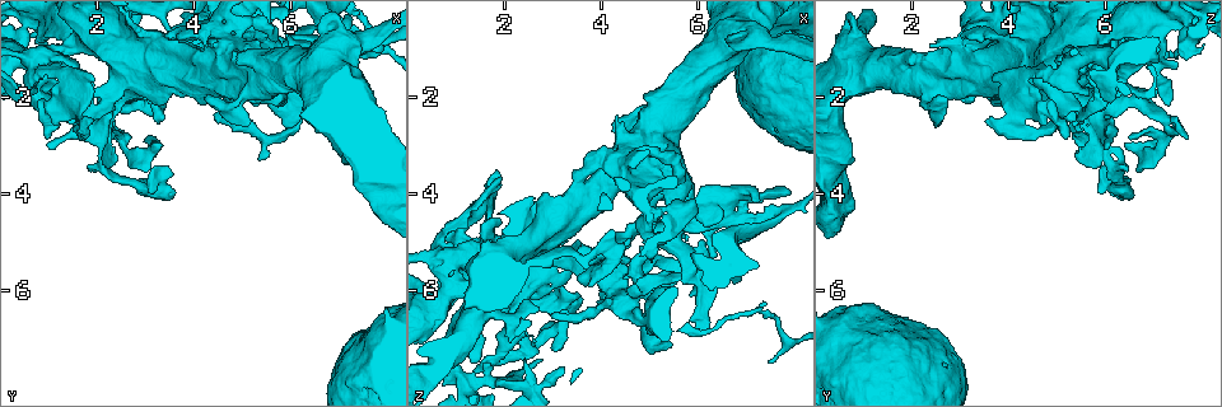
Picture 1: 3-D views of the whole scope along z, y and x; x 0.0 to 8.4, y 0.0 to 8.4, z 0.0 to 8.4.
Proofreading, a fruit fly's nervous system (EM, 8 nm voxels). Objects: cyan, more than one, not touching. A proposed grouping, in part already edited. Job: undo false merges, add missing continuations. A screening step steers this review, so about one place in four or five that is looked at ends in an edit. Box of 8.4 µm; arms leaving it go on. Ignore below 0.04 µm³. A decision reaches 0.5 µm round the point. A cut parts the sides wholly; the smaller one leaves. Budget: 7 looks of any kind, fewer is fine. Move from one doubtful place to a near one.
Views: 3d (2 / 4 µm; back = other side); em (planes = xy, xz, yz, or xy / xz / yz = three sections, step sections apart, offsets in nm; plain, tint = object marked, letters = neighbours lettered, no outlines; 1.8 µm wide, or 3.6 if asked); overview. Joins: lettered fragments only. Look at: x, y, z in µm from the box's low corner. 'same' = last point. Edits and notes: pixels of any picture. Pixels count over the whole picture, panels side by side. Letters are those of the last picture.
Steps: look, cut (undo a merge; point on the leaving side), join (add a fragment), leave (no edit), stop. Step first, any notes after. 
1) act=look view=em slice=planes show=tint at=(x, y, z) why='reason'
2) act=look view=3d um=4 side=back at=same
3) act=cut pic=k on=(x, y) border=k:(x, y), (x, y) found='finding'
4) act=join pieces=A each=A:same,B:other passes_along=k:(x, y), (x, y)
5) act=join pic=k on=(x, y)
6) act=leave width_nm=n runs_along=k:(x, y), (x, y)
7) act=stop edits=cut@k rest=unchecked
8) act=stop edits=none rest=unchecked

act=look view=em slice=planes show=tint at=(7.55, 0.80, 0.85) why='thick turns thin'

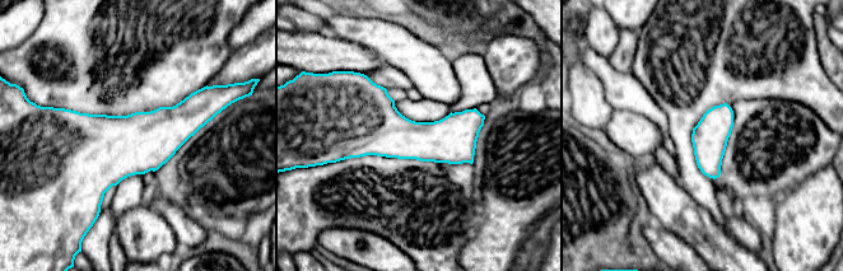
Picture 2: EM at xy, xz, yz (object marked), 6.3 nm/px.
act=look view=em slice=planes show=letters at=same

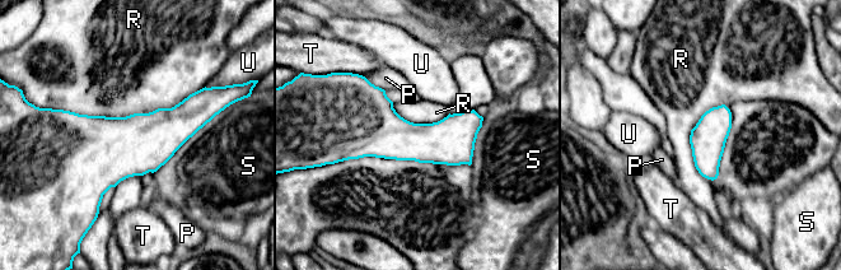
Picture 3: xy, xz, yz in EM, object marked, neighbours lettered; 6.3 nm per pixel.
act=leave longest_contact=R:1000nm each=P:other,R:other,S:other,T:other,U:other border=3:(205, 87), (125, 116), (48, 108) found='one cell here'

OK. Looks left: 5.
act=look view=3d um=2 at=(2.80, 1.20, 7.40) why='tapers out'

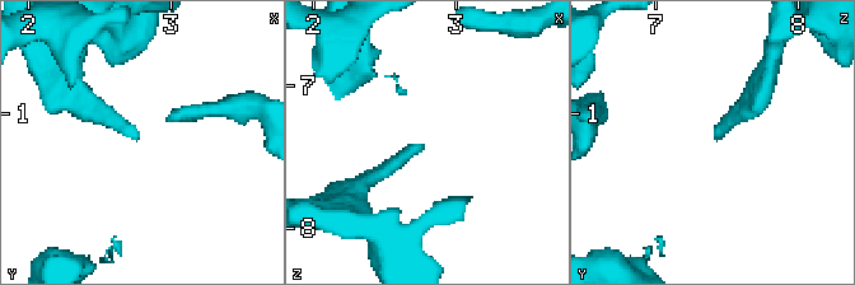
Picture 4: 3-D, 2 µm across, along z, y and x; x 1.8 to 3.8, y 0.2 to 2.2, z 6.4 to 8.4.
act=look view=em slice=planes show=letters at=(2.74, 1.16, 7.42)

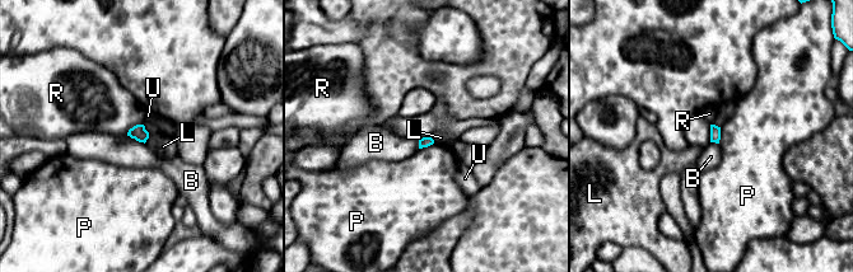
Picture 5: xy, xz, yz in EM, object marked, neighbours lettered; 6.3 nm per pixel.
act=leave longest_contact=B:130nm each=B:other,L:other,P:other,R:other,U:other border=5:(126, 135), (144, 144) found='no lettered fragment goes on from it'

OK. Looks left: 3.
act=look view=3d um=2 side=back at=(0.95, 1.10, 5.85) why='four or more arms meet'

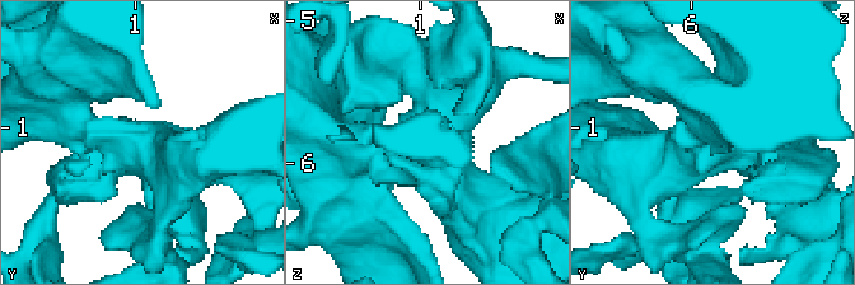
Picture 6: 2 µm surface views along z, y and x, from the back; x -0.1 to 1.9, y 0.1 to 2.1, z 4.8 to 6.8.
act=look view=em slice=planes show=letters at=(0.96, 1.12, 5.88)

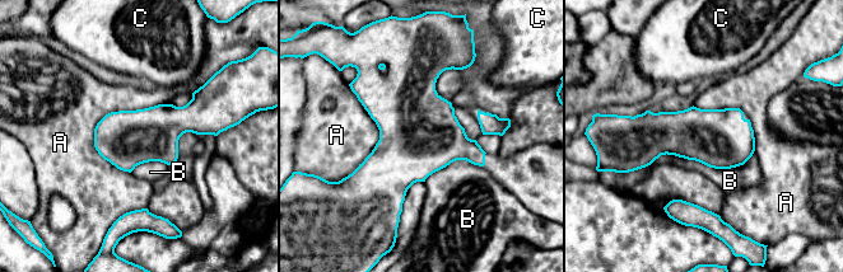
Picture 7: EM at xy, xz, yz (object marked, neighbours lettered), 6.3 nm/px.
act=leave each=A:other,B:other,C:other border=7:(170, 103), (108, 112), (94, 149) found='continuous, no second cell'

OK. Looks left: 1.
act=stop edits=none rest=unchecked

